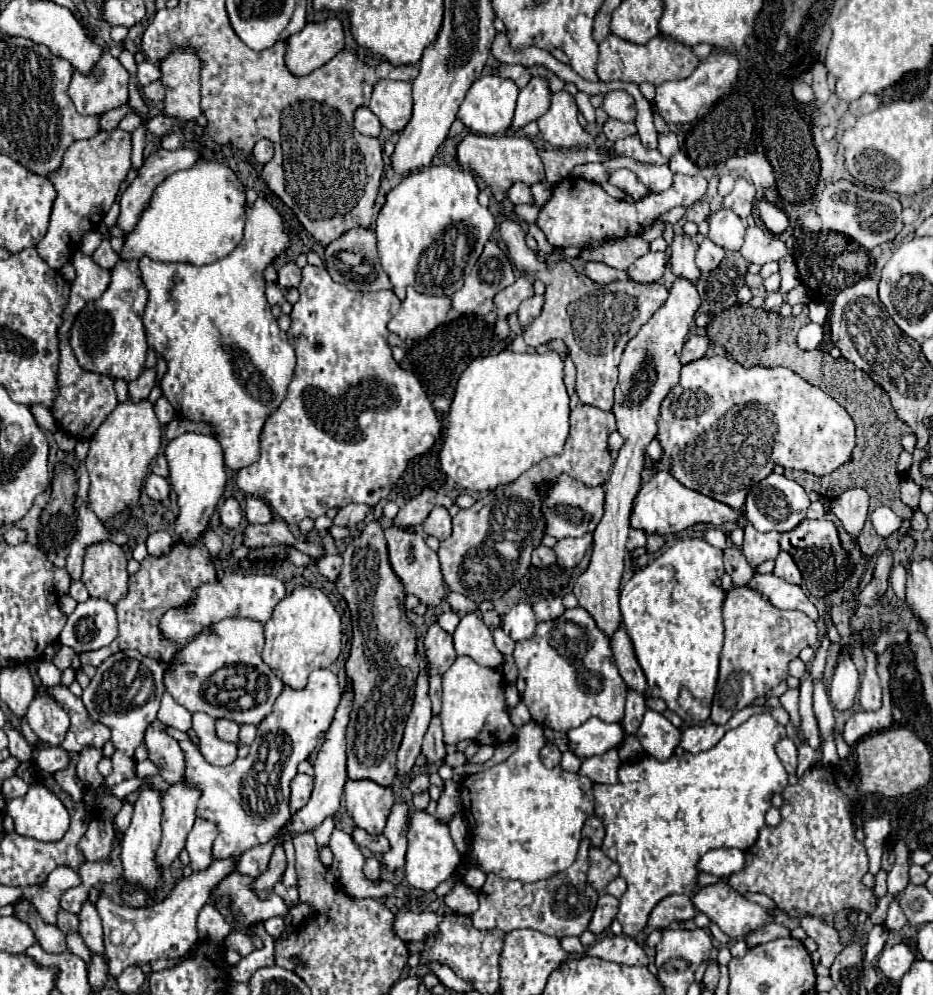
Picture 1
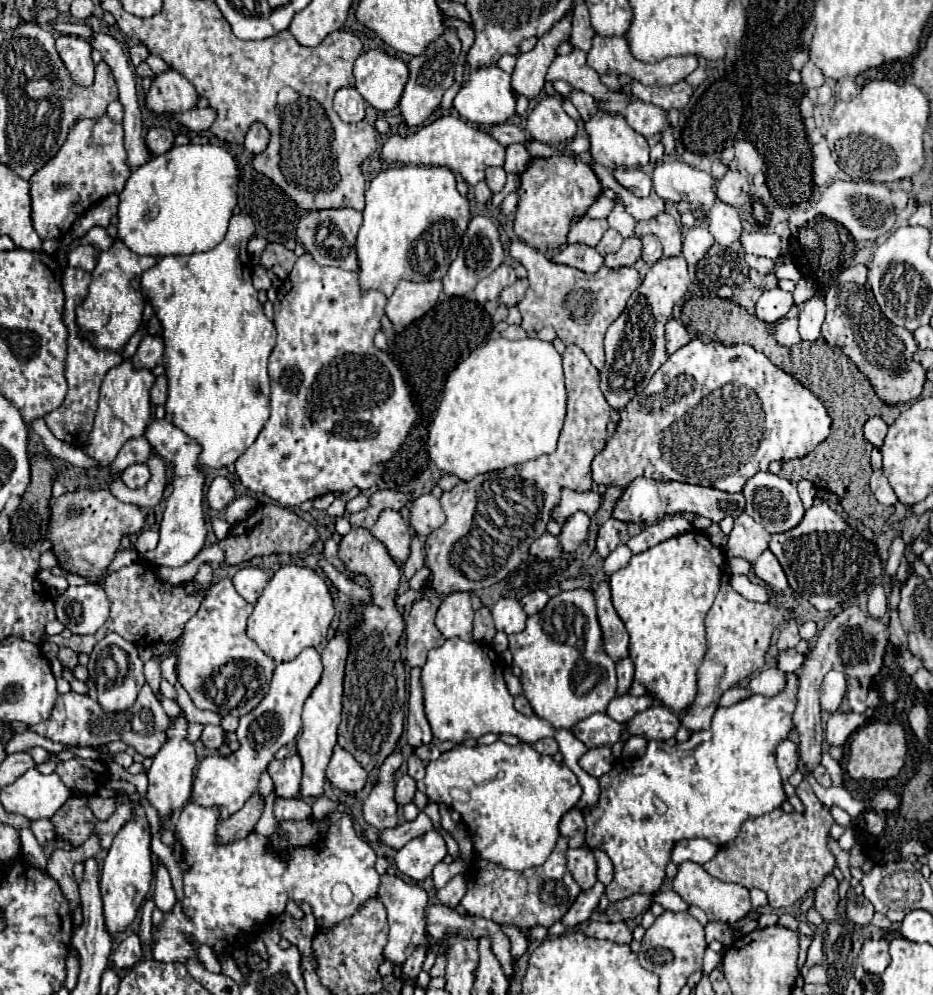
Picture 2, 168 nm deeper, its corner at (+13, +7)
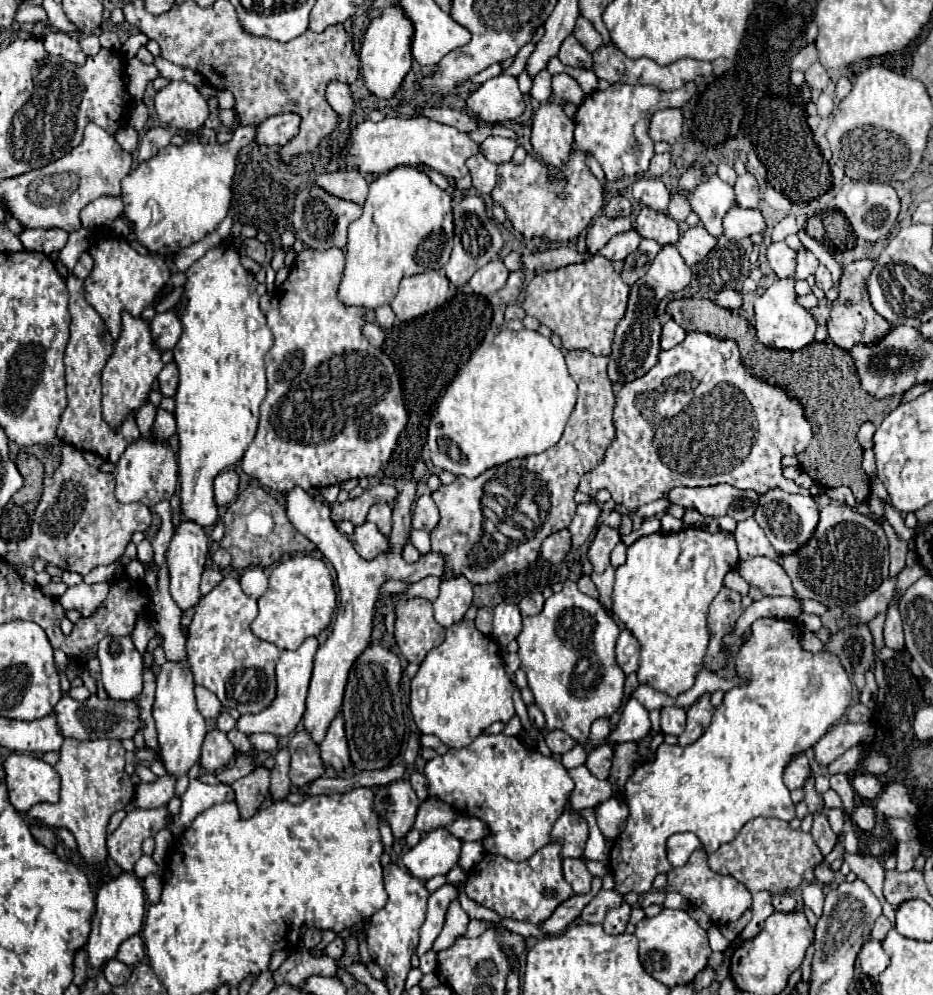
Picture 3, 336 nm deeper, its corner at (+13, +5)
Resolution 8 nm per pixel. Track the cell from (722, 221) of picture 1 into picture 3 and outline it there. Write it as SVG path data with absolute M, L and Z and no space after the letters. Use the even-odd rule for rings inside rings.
M734 207L724 217L724 235L730 239L744 239L754 233L764 233L766 221L758 209Z

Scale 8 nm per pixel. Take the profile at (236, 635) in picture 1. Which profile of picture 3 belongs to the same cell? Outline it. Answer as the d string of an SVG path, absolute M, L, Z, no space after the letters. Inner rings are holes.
M226 577L198 603L186 639L186 653L196 685L210 689L226 709L236 709L242 715L260 713L270 707L276 697L274 667L280 657L280 649L252 633L250 623L256 615L256 599L250 599L240 589L238 579Z

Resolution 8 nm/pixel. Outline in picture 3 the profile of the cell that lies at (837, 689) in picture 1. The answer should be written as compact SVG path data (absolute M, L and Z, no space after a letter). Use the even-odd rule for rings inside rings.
M766 617L750 625L750 635L740 645L734 667L736 675L744 677L744 683L724 693L704 735L686 747L662 743L656 751L656 759L646 761L628 779L624 797L630 807L630 817L610 851L610 867L618 893L648 893L654 877L670 871L672 865L666 859L666 839L678 831L696 833L698 839L702 839L702 847L712 853L722 843L732 841L742 825L754 817L776 817L782 821L796 817L796 805L790 799L790 791L784 787L782 773L796 755L814 747L846 713L852 701L848 673L832 653L804 651L800 645L800 625L796 625L796 621Z

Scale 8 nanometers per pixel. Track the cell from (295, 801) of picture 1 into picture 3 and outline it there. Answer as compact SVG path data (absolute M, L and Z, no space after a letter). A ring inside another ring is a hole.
M298 729L290 739L290 753L292 753L292 765L290 765L290 781L298 789L304 789L308 783L318 779L326 765L320 759L320 747L312 741L310 733L306 729ZM300 743L306 743L306 749L298 749Z

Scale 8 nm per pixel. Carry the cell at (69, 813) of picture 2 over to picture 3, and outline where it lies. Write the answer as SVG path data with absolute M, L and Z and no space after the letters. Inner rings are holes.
M64 739L60 749L60 759L54 765L62 779L60 801L58 803L42 803L34 805L28 811L32 821L38 821L46 827L66 827L74 833L78 841L78 849L82 861L88 865L104 863L108 857L106 851L106 827L114 811L124 809L134 797L134 783L130 775L124 771L126 765L126 751L122 741L78 741L78 739Z

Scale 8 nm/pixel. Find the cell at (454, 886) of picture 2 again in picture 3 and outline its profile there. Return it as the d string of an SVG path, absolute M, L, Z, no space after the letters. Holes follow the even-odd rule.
M452 901L450 907L448 907L448 913L446 913L446 923L444 923L444 929L440 931L438 939L434 941L434 951L442 951L442 949L448 949L460 935L466 933L466 927L468 927L468 915L466 911L460 907L460 901Z

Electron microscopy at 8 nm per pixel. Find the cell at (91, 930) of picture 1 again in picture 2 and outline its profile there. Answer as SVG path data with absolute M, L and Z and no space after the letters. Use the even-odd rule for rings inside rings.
M92 835L86 843L82 843L82 847L56 849L48 861L48 873L62 887L62 895L66 895L66 901L70 903L70 913L74 913L80 907L80 893L78 893L78 883L72 875L72 867L82 859L94 857L98 849L100 849L98 839Z

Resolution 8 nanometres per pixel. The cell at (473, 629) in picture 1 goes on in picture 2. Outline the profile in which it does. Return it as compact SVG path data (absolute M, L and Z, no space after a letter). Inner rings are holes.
M452 593L438 607L436 627L446 639L460 637L470 641L472 619L474 619L474 609L470 607L470 593Z

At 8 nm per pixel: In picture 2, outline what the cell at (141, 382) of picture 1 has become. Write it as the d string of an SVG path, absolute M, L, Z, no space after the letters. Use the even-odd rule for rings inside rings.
M146 335L146 337L140 341L140 345L138 345L138 349L136 349L134 357L132 357L132 363L134 363L134 367L138 367L138 369L154 369L156 365L160 365L162 353L164 353L164 343L162 343L162 339L160 339L160 337L150 337L150 335Z

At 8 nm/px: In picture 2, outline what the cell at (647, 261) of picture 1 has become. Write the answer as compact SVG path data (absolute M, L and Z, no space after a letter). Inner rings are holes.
M638 237L624 239L624 245L620 251L606 255L606 267L620 269L620 267L632 267L642 255L642 243Z

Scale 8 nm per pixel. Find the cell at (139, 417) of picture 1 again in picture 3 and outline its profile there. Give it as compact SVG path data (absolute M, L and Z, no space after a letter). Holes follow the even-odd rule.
M122 311L122 333L114 341L114 351L102 369L102 411L112 427L118 427L126 415L132 415L148 399L148 391L162 367L160 349L152 341L148 321Z

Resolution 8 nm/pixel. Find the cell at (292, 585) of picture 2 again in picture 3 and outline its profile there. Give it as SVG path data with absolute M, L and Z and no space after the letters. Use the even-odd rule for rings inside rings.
M296 555L282 561L270 573L270 585L258 599L258 607L260 613L252 621L254 635L278 645L280 649L298 649L304 639L318 637L332 619L336 609L336 589L330 569L322 559L308 555Z

